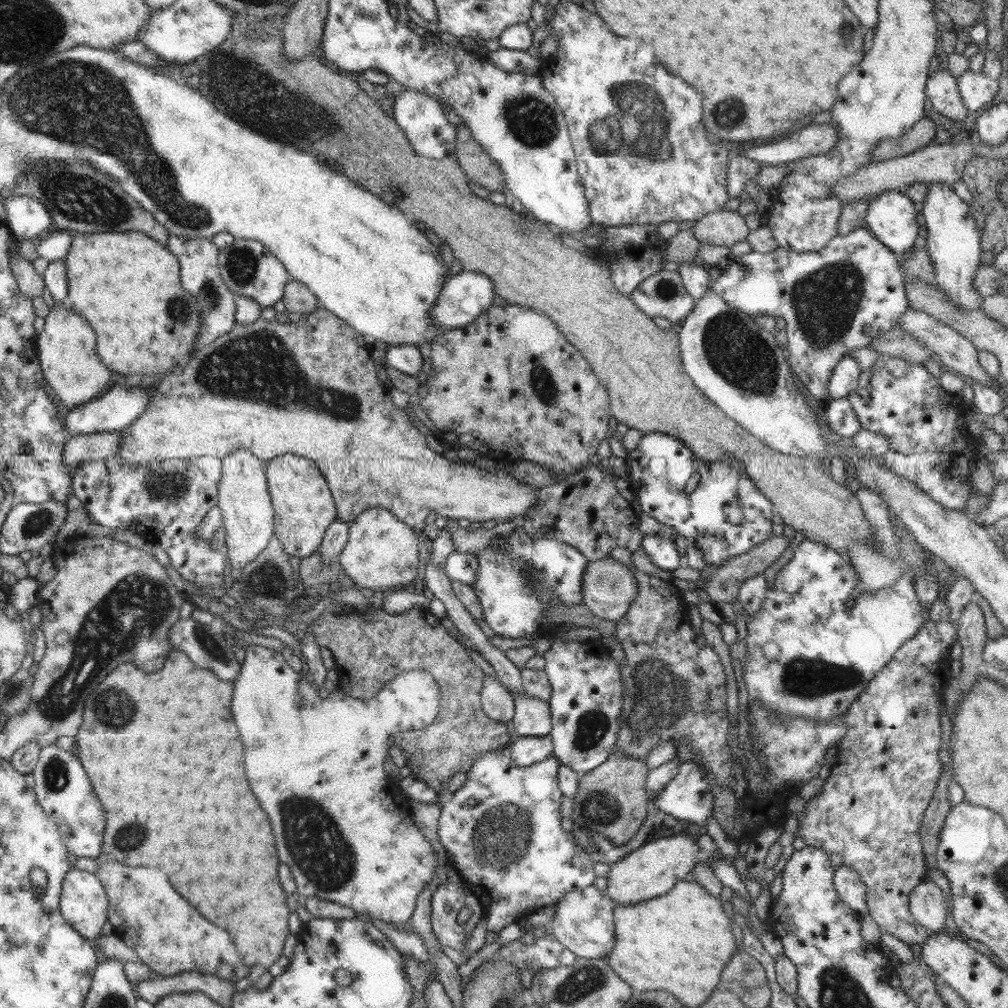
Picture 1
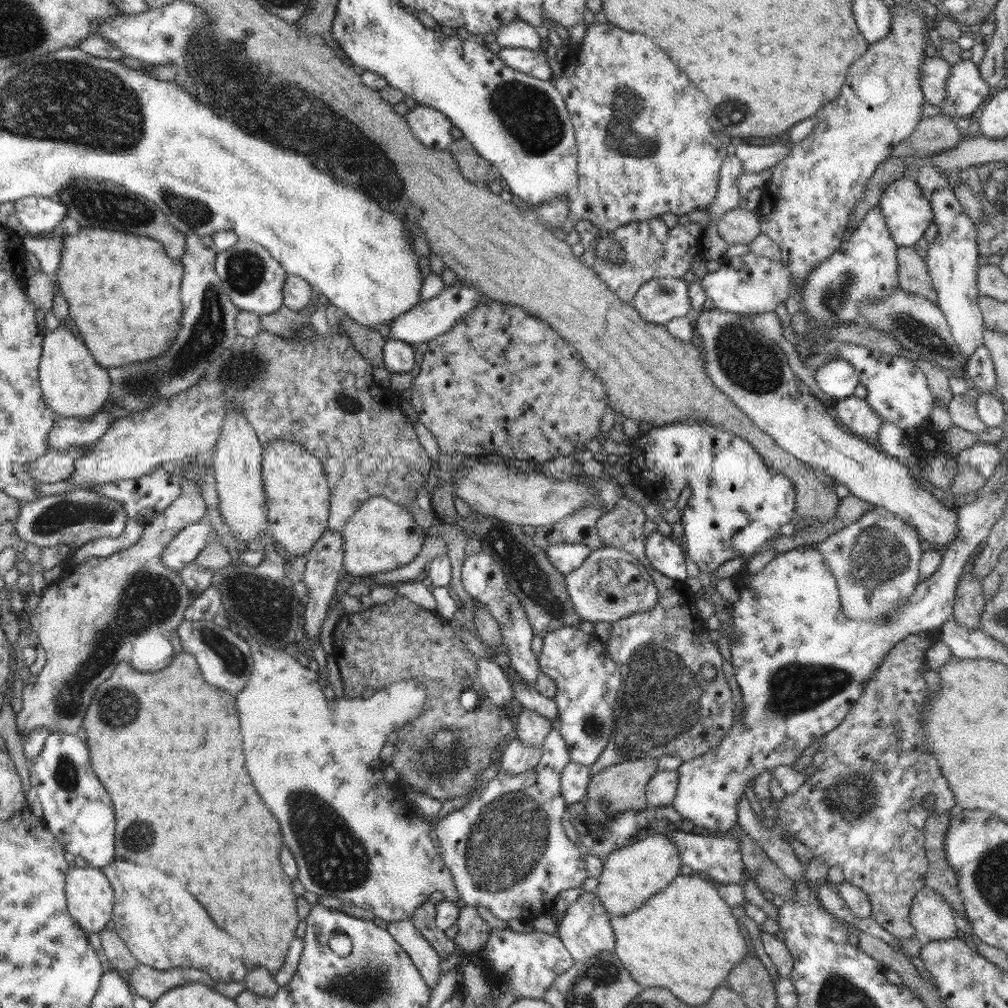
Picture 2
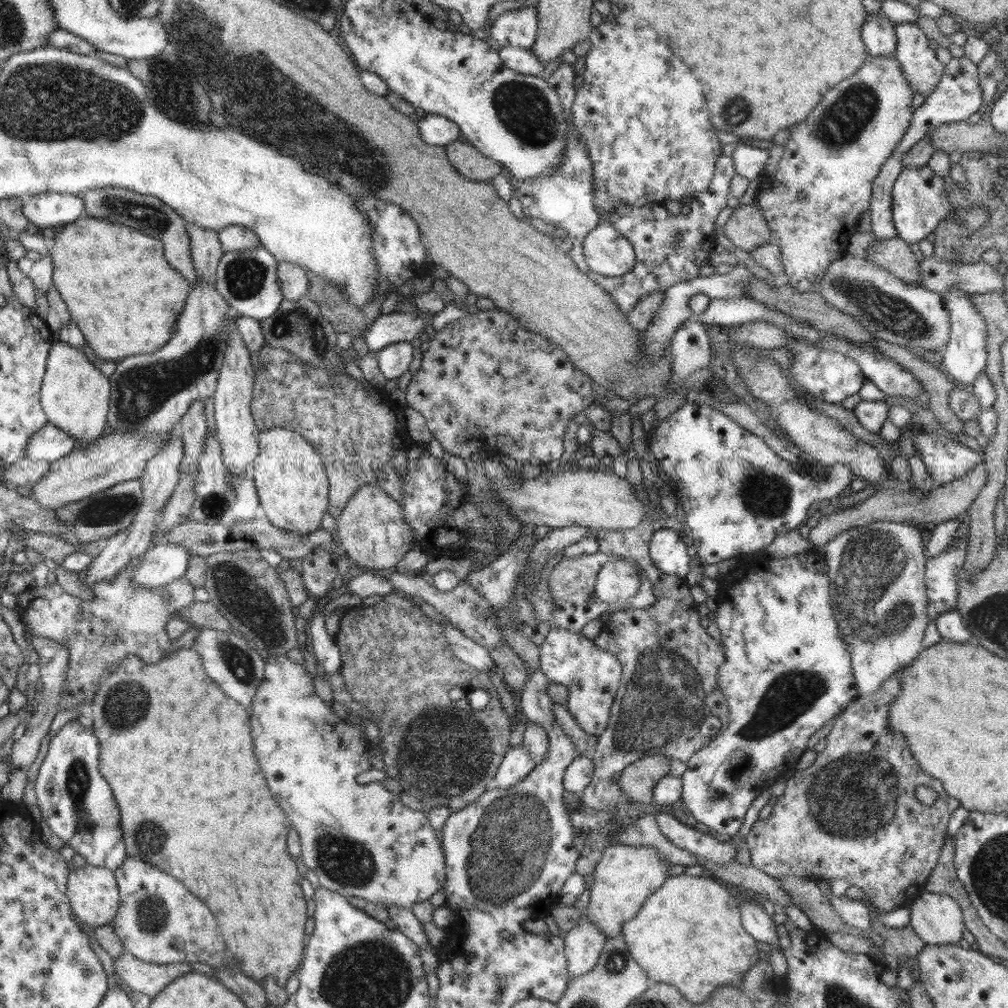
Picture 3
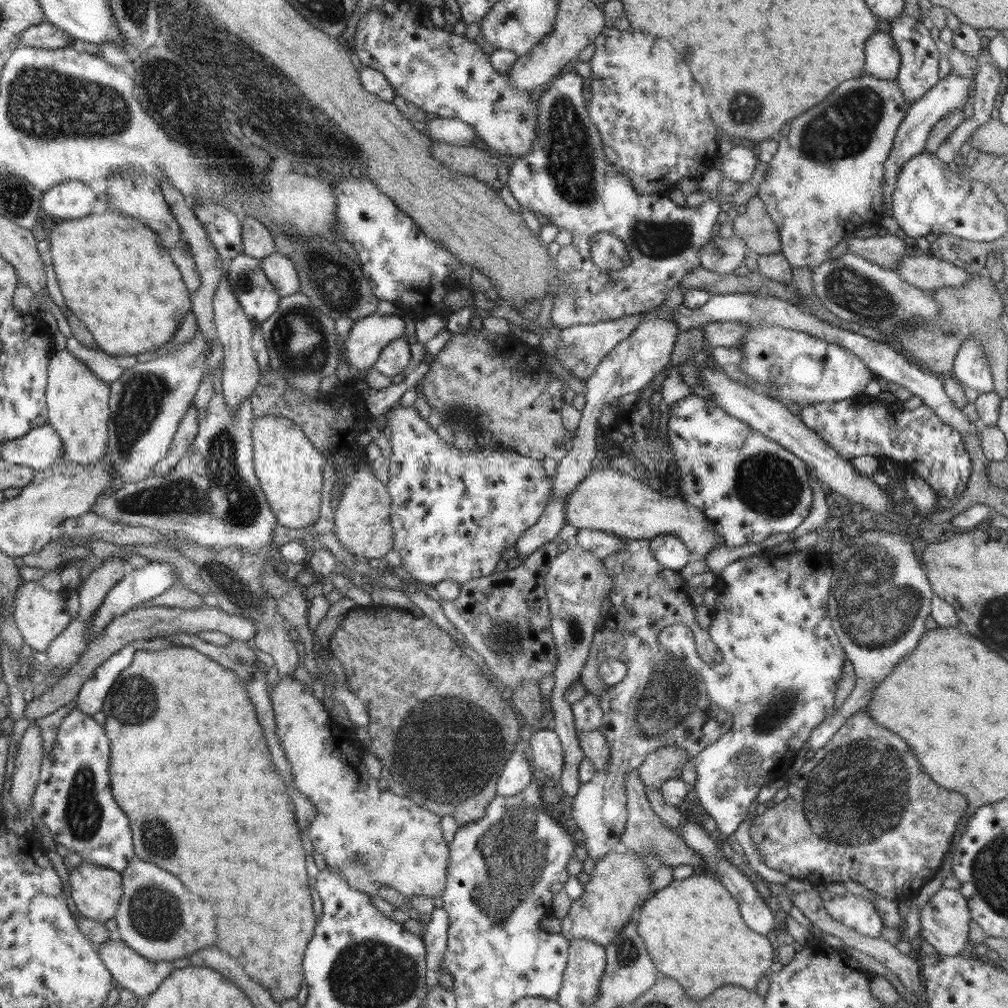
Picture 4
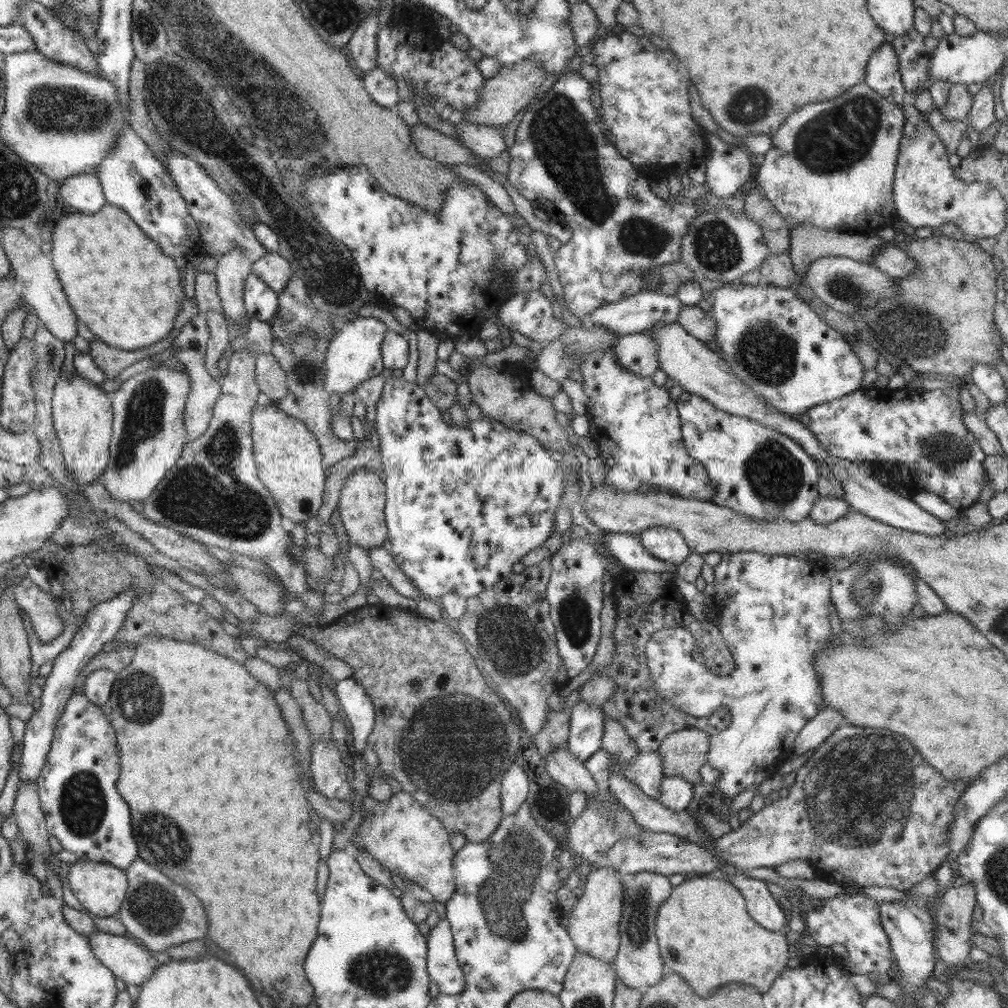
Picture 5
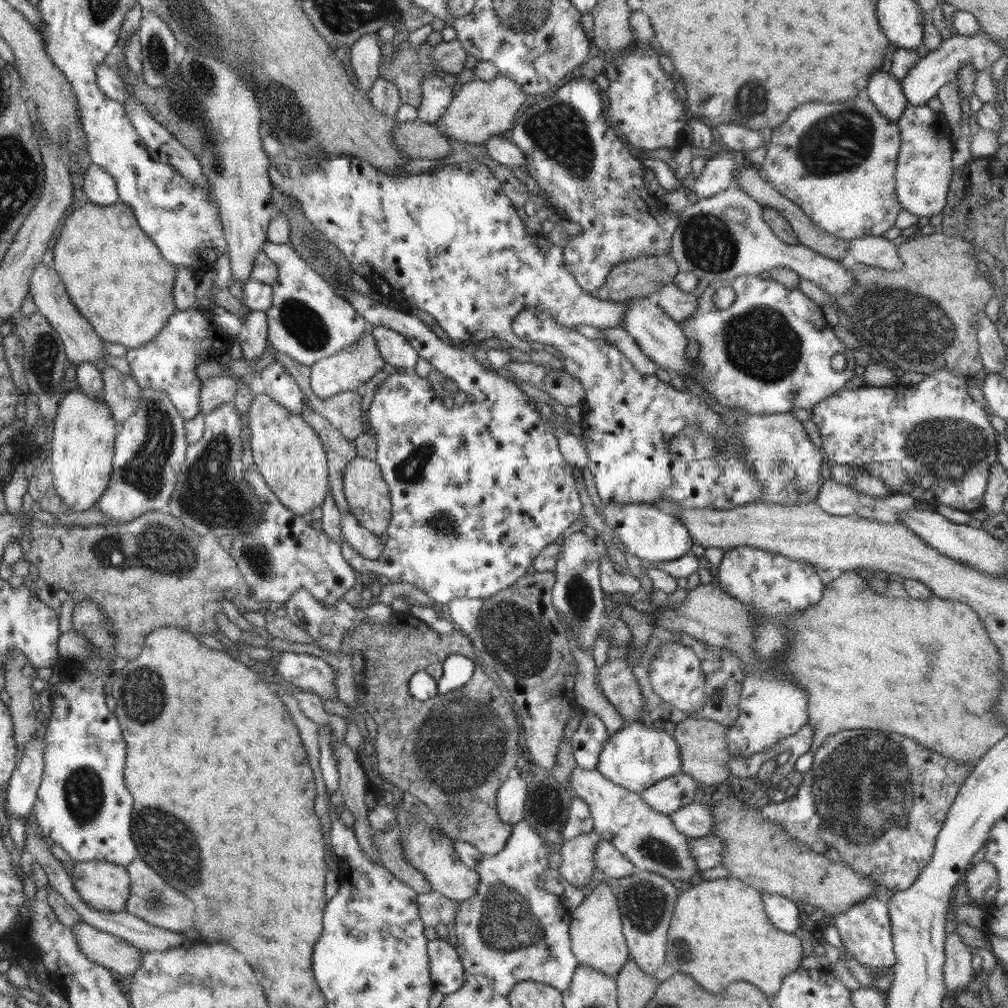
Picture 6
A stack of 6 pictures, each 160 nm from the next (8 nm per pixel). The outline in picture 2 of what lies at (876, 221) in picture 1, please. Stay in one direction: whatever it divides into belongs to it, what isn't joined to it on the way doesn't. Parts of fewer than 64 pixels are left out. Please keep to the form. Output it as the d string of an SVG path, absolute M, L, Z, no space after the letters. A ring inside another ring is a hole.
M906 176L891 182L881 194L878 203L892 240L898 247L913 247L932 224L932 207L929 199L924 196L921 188Z

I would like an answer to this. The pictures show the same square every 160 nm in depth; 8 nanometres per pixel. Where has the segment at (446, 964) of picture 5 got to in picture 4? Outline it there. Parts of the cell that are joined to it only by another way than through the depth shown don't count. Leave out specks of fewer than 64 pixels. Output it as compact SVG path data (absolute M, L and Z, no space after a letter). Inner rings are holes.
M444 907L435 908L431 912L431 920L427 923L426 932L423 934L423 941L427 950L427 968L436 970L440 974L438 986L444 989L453 987L453 978L449 974L449 970L445 970L441 966L447 951L449 922L450 919Z

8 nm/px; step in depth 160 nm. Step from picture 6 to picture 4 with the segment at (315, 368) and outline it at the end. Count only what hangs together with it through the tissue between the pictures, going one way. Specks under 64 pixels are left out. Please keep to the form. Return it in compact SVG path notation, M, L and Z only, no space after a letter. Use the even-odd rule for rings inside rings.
M372 313L354 321L348 338L344 340L344 352L348 364L358 372L371 368L388 343L405 334L404 317Z

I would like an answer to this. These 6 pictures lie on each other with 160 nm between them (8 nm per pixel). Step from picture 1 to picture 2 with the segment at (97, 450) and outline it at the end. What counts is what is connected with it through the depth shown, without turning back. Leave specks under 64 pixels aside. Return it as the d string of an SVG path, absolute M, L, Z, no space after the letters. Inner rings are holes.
M87 447L67 448L64 452L61 450L49 450L44 456L31 462L29 473L38 483L60 482L61 480L65 481L72 476L76 461L85 454L85 450L87 450Z

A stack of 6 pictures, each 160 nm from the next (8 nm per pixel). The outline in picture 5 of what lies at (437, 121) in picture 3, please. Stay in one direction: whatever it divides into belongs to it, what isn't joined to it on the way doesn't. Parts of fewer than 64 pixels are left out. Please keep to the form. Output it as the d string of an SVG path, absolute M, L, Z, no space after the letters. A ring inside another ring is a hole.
M455 117L455 131L459 142L476 156L489 160L508 150L502 137L502 130L486 125L469 123L461 117Z

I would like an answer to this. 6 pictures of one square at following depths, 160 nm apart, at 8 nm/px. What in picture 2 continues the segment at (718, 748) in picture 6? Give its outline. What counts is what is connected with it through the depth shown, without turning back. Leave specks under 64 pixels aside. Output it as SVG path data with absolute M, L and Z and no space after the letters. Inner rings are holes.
M656 759L622 762L600 770L596 776L591 776L583 800L587 817L598 825L604 825L618 814L646 809L648 802L645 789L656 772L658 772L658 760Z

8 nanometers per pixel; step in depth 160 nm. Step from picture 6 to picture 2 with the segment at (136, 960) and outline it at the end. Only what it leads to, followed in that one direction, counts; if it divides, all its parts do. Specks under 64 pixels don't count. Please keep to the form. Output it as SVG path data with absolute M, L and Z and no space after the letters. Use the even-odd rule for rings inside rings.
M138 963L136 968L125 973L134 994L156 1002L167 990L186 985L187 983L202 983L215 989L215 981L211 975L195 968L171 968L156 970L151 966Z

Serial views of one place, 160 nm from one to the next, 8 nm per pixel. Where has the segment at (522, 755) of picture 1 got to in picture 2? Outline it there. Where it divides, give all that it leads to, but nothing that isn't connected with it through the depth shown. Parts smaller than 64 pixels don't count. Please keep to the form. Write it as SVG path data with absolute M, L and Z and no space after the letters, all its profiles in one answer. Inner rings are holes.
M518 738L512 739L506 745L500 758L501 767L499 769L502 772L516 776L534 769L540 763L541 747L526 746Z

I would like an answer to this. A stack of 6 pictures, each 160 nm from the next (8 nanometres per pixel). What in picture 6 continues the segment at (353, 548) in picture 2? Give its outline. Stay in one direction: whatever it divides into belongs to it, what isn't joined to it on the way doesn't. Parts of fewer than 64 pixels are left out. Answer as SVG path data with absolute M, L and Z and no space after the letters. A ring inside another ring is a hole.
M358 454L346 465L343 476L343 493L347 500L349 512L359 524L380 537L387 531L391 519L391 498L389 486L383 479L380 467L374 460L362 458Z

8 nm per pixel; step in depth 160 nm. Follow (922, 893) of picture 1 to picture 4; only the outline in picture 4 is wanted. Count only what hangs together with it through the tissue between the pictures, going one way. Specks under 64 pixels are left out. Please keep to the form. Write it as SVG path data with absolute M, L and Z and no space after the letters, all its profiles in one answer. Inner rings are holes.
M941 888L920 909L920 937L931 944L938 953L948 956L964 955L969 950L968 924L971 912L967 900L959 890Z

